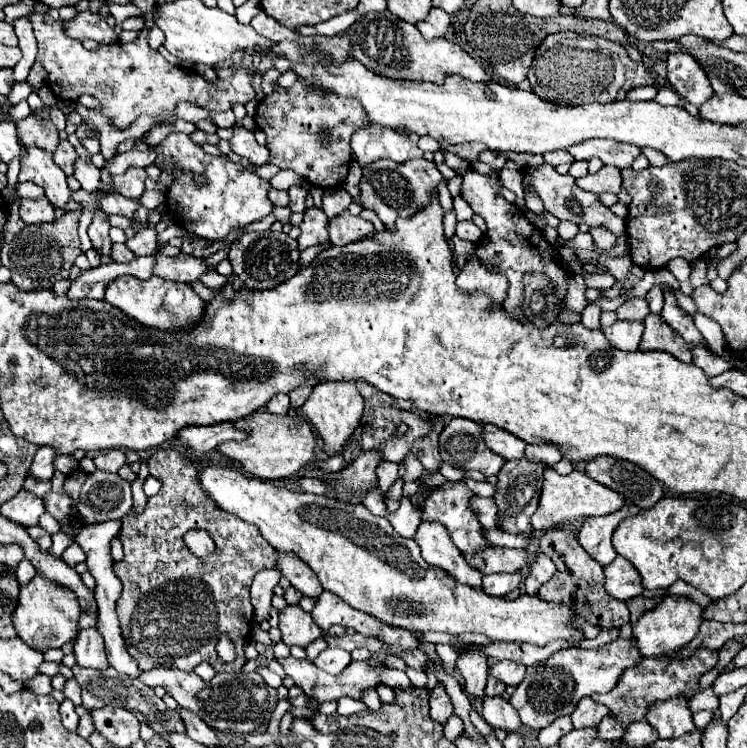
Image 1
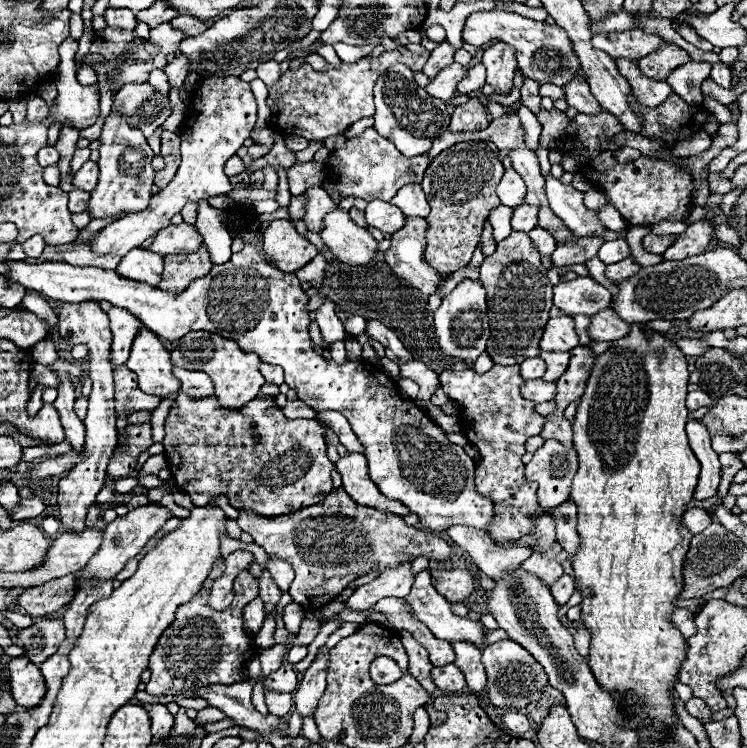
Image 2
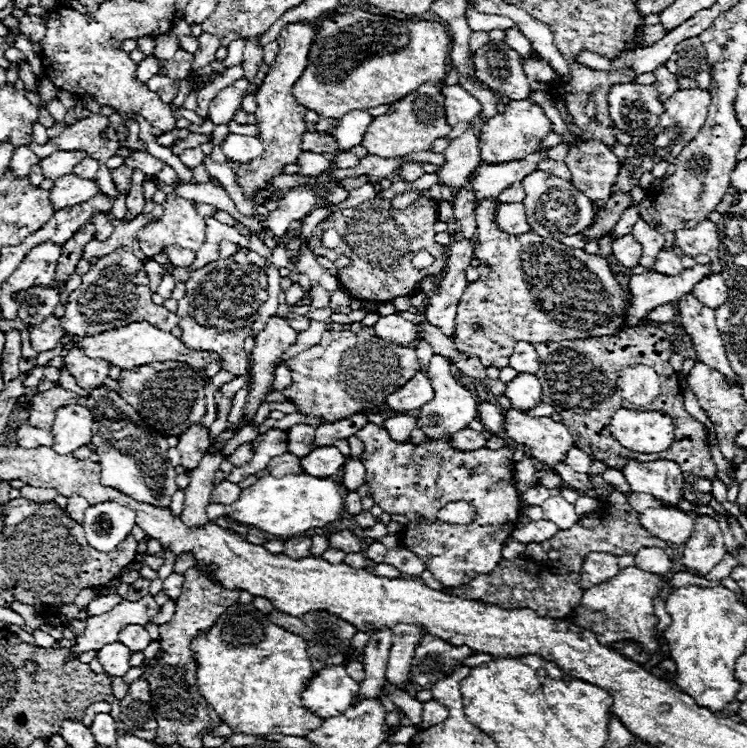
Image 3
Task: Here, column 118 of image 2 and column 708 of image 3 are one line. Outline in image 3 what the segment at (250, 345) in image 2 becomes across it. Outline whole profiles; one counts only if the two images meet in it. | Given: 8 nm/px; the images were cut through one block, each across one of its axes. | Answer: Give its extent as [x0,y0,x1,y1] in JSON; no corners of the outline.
[692,274,728,308]

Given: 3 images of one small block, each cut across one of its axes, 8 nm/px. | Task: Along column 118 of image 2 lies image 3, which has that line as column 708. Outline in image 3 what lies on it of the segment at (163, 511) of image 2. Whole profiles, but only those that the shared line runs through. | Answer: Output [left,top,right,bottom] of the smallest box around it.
[680,516,726,574]

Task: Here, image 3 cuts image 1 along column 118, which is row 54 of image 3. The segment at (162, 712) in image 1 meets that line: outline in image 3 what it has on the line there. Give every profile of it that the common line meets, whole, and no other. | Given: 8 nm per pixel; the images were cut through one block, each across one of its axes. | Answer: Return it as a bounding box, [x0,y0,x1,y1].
[666,38,710,88]

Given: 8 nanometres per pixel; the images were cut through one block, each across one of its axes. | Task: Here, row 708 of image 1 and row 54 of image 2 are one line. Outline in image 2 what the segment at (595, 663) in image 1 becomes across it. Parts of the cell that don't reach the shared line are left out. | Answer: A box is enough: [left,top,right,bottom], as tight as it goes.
[462,10,580,84]

